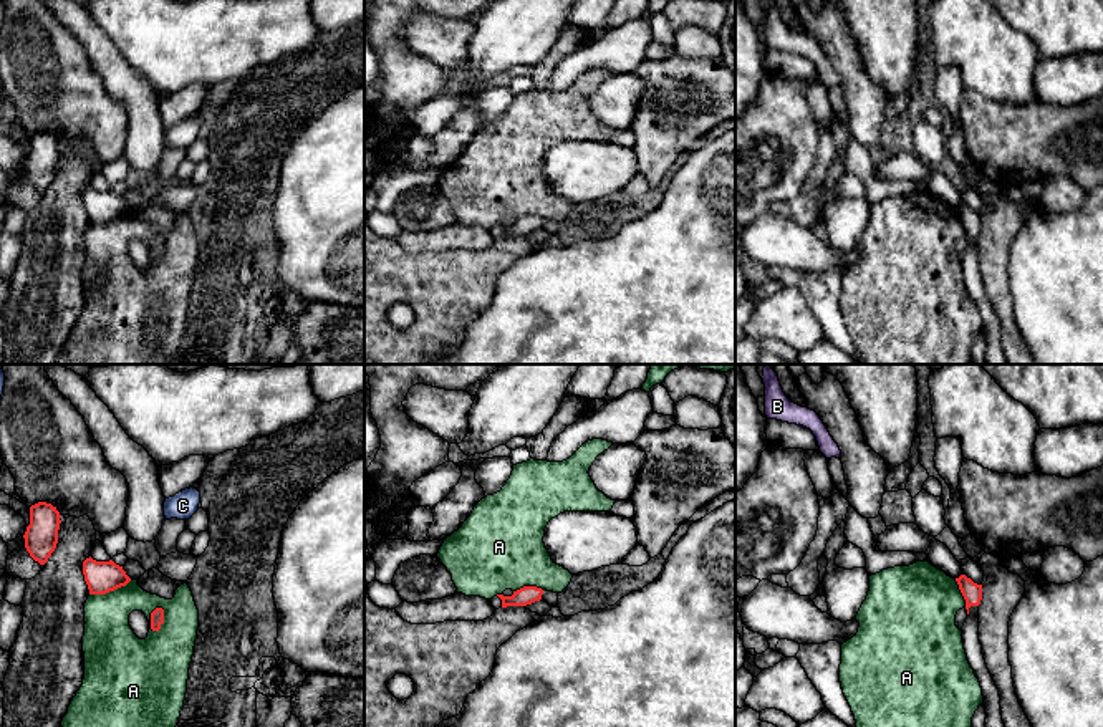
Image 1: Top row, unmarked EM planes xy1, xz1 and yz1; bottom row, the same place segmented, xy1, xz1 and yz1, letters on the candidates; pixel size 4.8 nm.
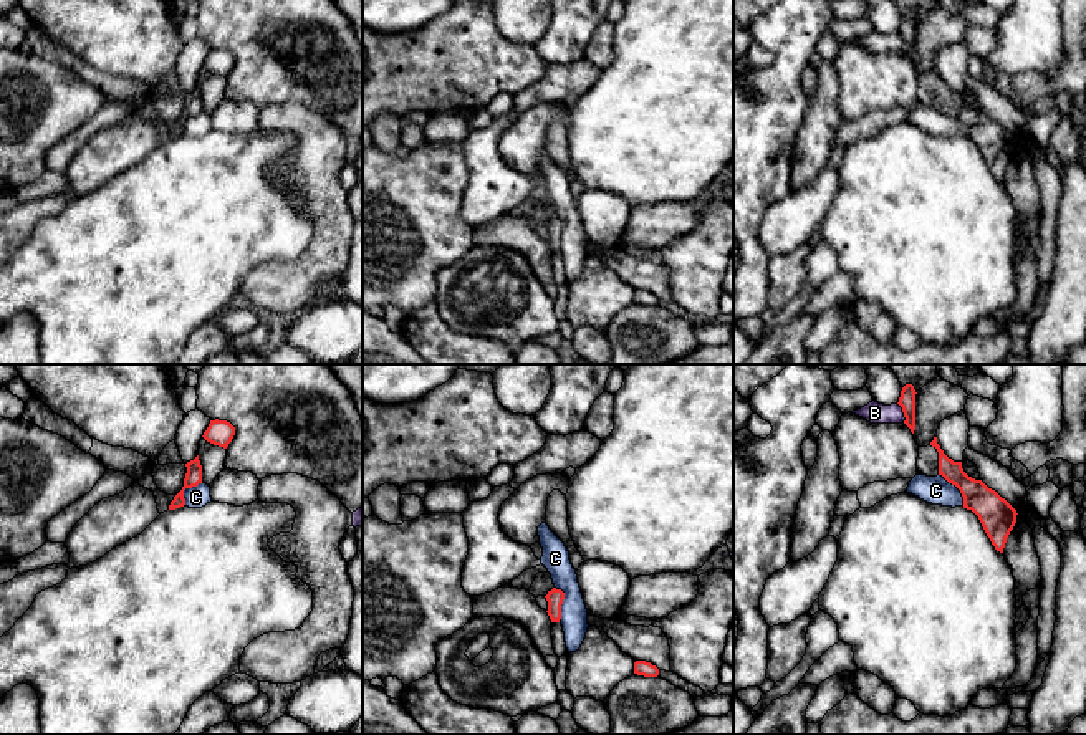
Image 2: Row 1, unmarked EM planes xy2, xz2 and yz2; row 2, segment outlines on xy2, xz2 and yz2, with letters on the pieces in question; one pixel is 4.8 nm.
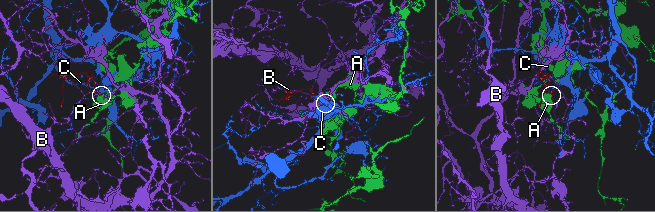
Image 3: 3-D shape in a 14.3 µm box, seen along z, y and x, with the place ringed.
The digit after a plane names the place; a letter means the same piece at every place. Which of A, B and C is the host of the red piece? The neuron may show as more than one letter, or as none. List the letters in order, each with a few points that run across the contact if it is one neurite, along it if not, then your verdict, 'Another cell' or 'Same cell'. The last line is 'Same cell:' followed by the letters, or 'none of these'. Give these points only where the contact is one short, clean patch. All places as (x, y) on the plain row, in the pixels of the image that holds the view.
A: Another cell
B: Another cell
C: Line: xz2 (555, 216), (563, 222), (562, 245), (558, 249). Another cell
Same cell: none of these

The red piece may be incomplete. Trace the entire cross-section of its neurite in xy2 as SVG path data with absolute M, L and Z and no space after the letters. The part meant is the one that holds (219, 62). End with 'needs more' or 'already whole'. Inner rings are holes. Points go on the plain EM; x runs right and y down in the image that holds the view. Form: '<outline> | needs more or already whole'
M210 50L207 60L204 61L204 68L214 74L227 78L235 65L235 56L227 50Z | already whole

